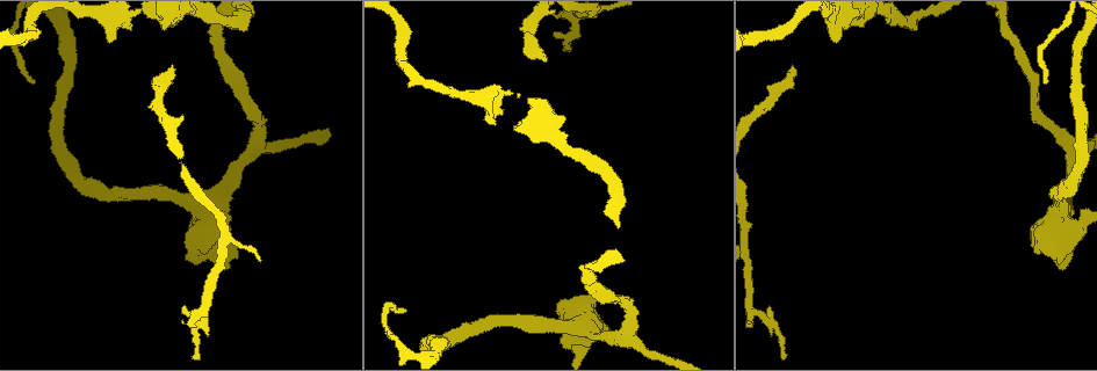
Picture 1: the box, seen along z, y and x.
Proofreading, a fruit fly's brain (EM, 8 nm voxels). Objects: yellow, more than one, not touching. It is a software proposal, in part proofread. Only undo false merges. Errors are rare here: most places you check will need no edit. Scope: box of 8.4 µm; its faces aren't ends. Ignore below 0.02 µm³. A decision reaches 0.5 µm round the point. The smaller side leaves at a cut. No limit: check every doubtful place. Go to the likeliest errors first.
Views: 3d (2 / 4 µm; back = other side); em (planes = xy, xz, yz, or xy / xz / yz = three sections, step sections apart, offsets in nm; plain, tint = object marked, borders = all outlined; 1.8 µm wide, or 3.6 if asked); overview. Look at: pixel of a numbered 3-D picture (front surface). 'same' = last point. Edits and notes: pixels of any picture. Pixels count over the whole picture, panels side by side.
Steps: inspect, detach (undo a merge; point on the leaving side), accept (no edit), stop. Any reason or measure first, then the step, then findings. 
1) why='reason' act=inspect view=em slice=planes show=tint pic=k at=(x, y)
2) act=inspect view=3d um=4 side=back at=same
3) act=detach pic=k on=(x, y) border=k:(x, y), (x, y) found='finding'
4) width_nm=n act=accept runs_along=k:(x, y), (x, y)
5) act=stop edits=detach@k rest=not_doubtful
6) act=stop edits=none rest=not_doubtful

why='arms run side by side' act=inspect view=3d um=4 pic=1 at=(1059, 213)

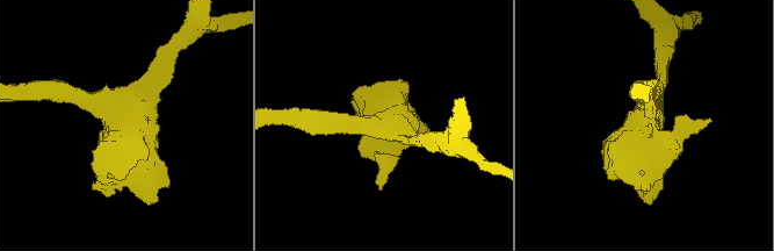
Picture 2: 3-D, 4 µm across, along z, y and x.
why='need the tissue' act=inspect view=em um=3.6 slice=planes show=tint pic=2 at=(644, 119)

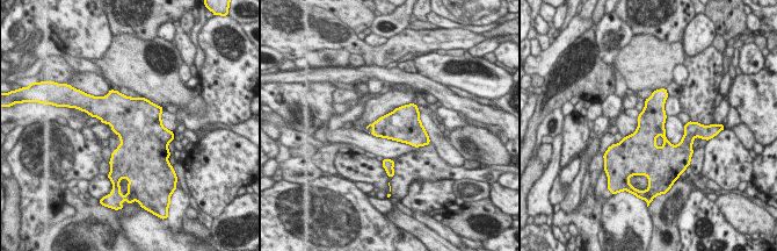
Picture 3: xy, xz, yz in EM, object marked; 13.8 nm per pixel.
act=accept found='one neuron here'

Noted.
why='a fork' act=inspect view=em slice=planes show=plain pic=1 at=(627, 335)

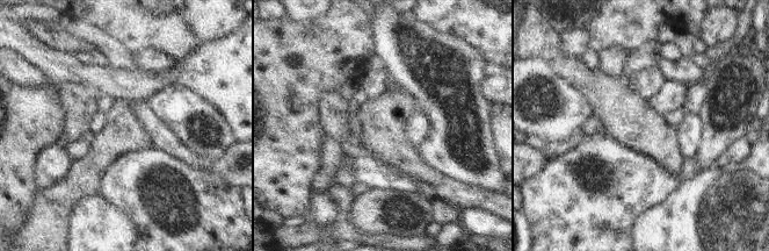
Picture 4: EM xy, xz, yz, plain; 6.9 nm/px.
why='where the object lies' act=inspect view=em slice=planes show=tint at=same

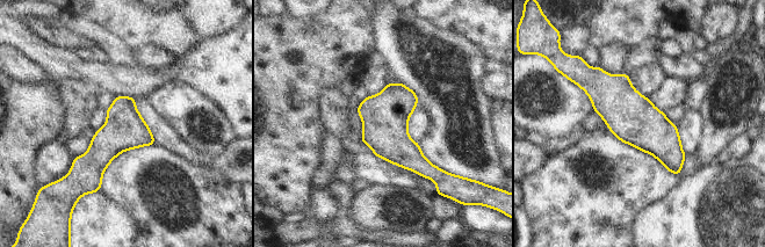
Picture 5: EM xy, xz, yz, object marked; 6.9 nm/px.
width_nm=280 act=accept found='all the same neuron'

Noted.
why='calibre changes' act=inspect view=3d um=4 pic=1 at=(1063, 249)

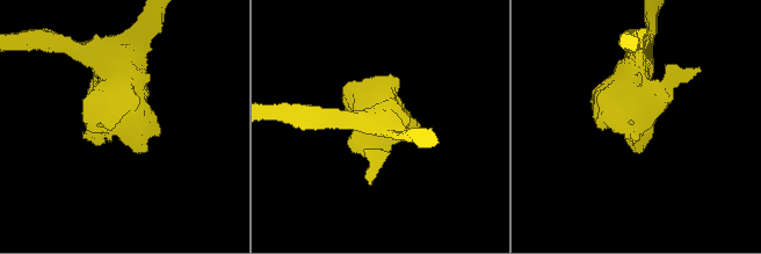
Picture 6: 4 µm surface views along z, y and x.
why='now the EM' act=inspect view=em um=3.6 slice=xy step=4 show=tint pic=6 at=(639, 123)

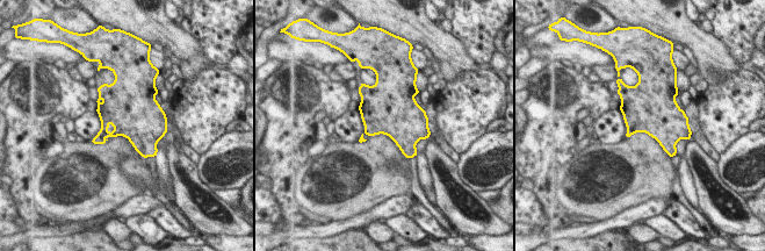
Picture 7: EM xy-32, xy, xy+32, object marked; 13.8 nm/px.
width_nm=550 act=accept found='all the same neuron'

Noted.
act=stop edits=none rest=not_doubtful

